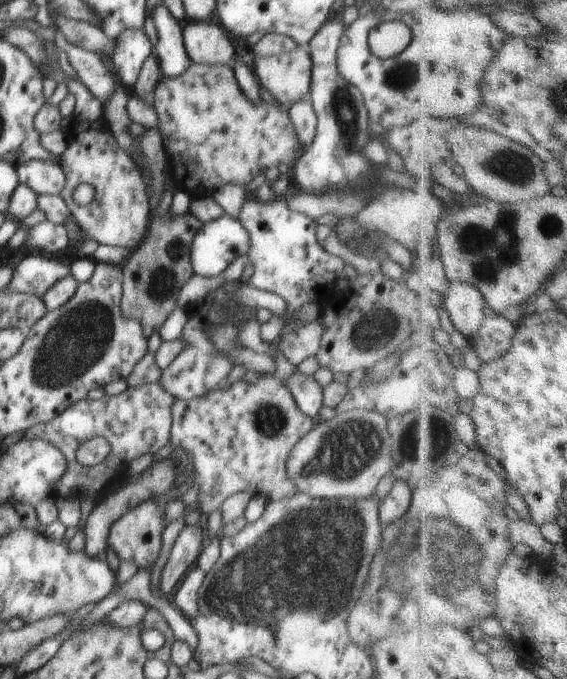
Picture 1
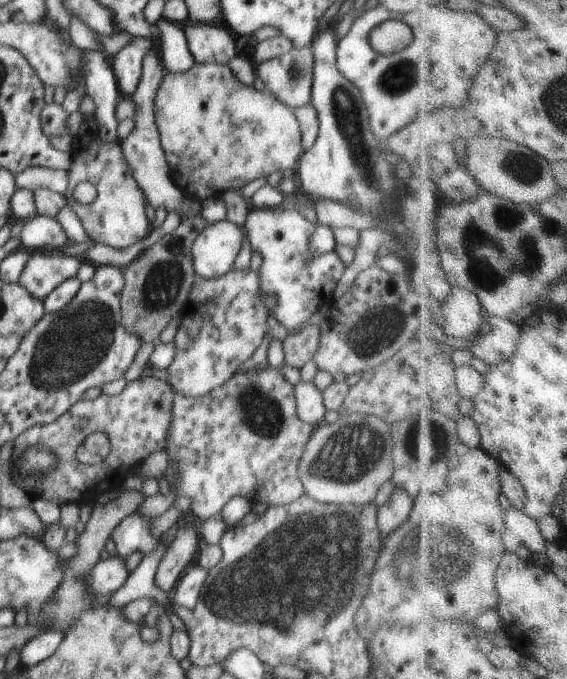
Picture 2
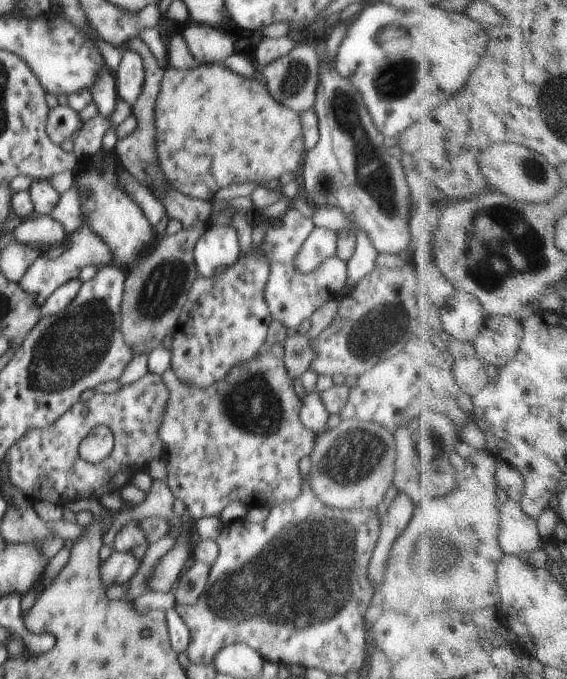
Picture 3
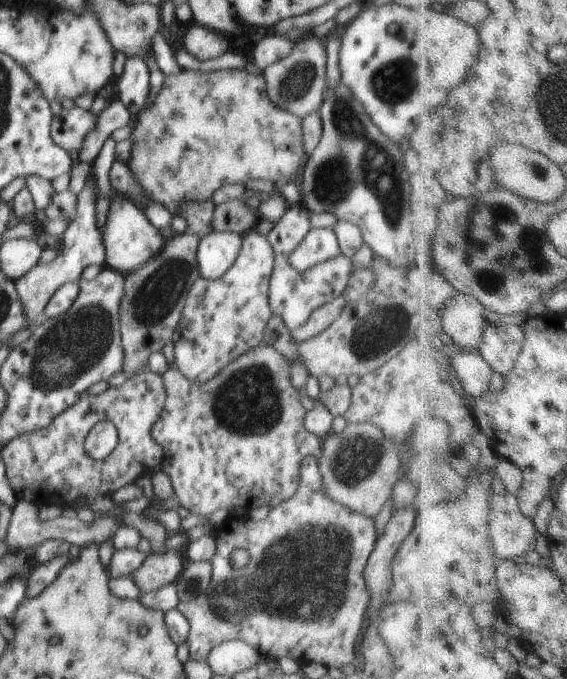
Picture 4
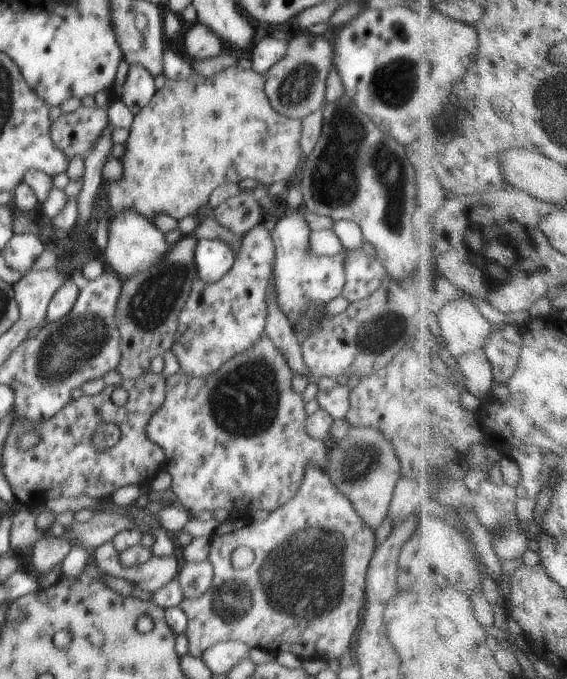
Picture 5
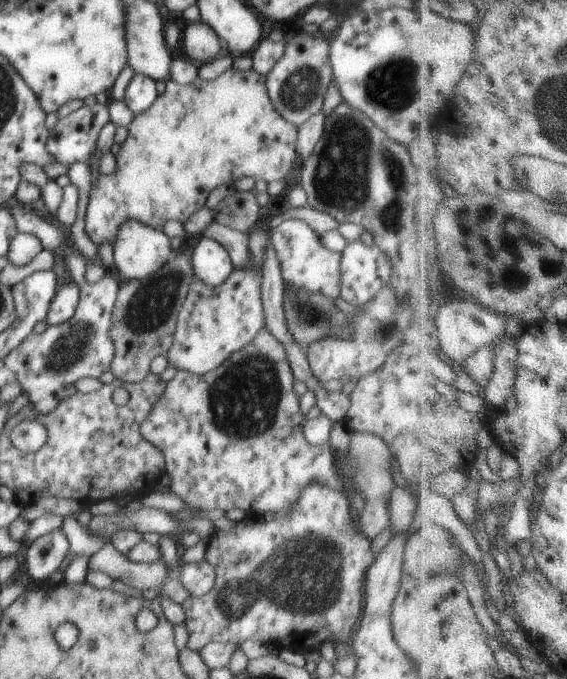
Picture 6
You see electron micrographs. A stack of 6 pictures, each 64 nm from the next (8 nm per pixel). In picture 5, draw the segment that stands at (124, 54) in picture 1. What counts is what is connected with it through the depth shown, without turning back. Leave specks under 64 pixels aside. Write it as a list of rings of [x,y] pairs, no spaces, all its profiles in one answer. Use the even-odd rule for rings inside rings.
[[[134,64],[129,66],[128,76],[126,76],[126,82],[122,86],[119,97],[128,110],[136,115],[150,104],[156,91],[152,74],[144,66]]]

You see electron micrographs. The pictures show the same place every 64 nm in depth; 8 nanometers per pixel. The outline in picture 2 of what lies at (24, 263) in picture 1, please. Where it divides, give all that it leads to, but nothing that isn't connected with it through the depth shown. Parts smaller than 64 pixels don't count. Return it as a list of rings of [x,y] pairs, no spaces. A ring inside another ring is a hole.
[[[168,212],[164,223],[160,227],[152,227],[149,236],[142,238],[142,240],[136,242],[135,245],[129,246],[129,248],[118,249],[106,246],[105,244],[94,243],[82,254],[82,256],[66,255],[65,257],[60,257],[57,254],[45,253],[43,251],[40,253],[33,252],[30,258],[28,258],[28,262],[26,262],[22,274],[18,278],[18,284],[32,296],[43,301],[44,298],[46,298],[54,288],[60,286],[62,282],[76,277],[78,266],[84,261],[92,263],[95,267],[100,265],[112,265],[122,270],[125,266],[128,266],[134,258],[138,258],[140,252],[158,242],[164,235],[170,234],[176,230],[182,222],[182,219],[183,218],[179,214],[176,214],[176,212]]]

